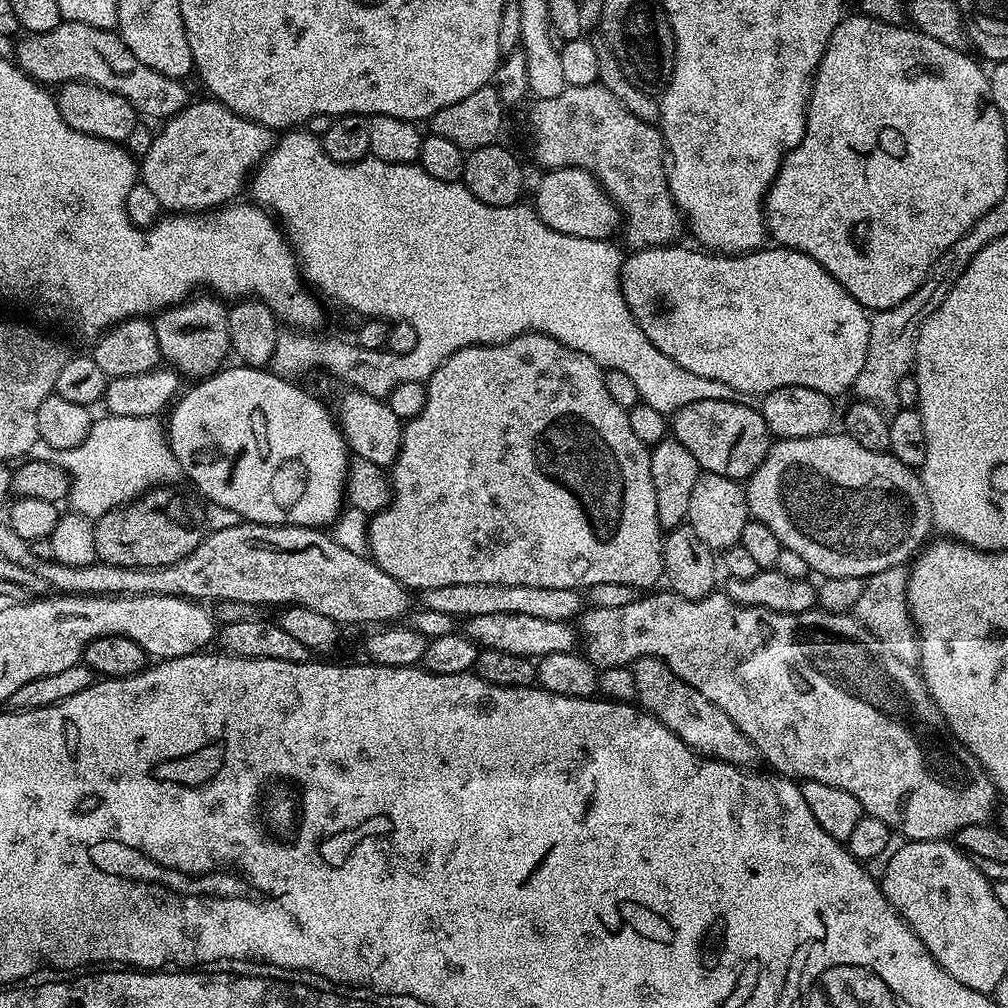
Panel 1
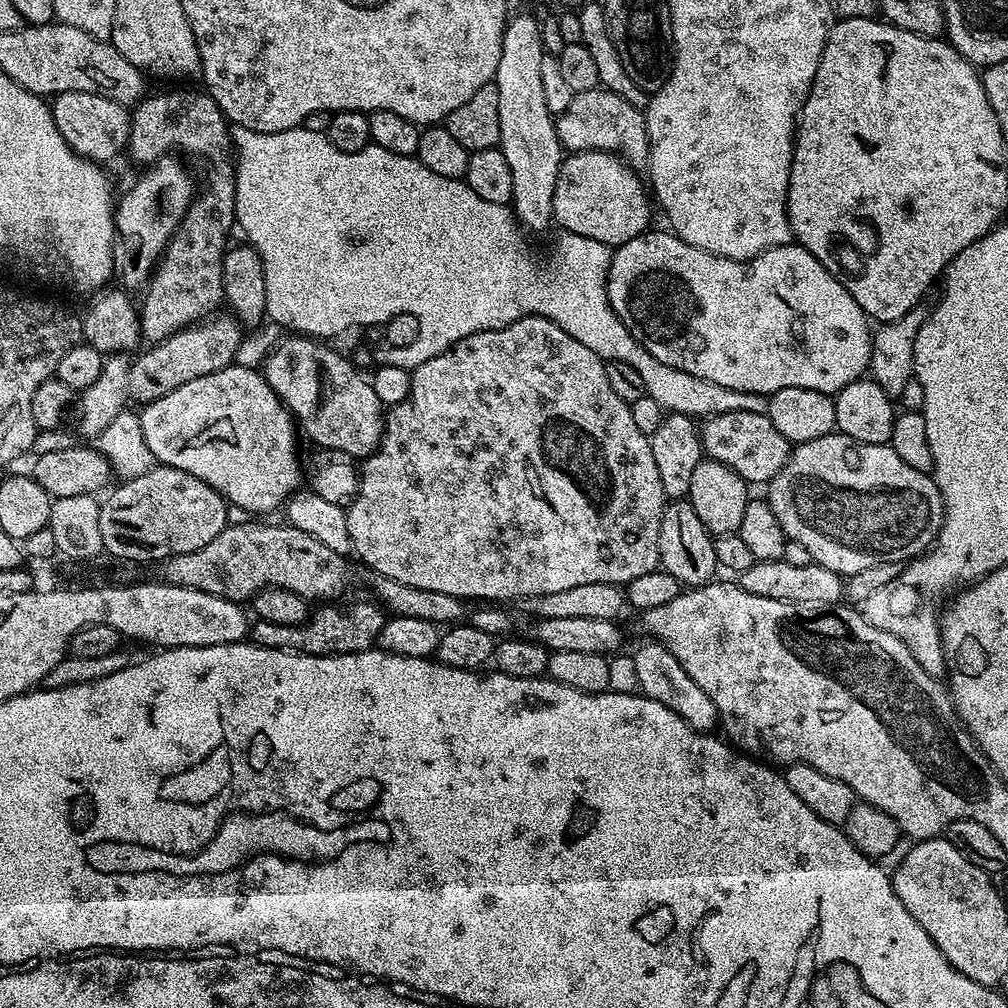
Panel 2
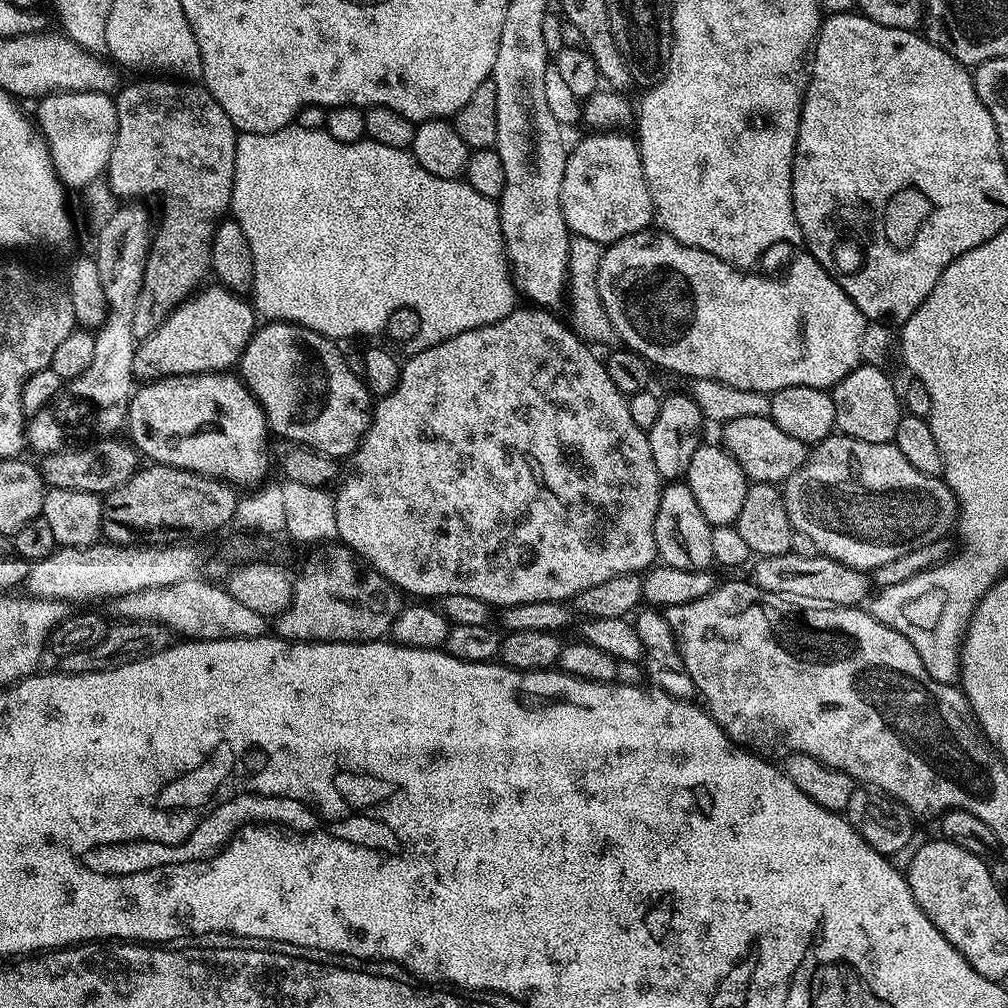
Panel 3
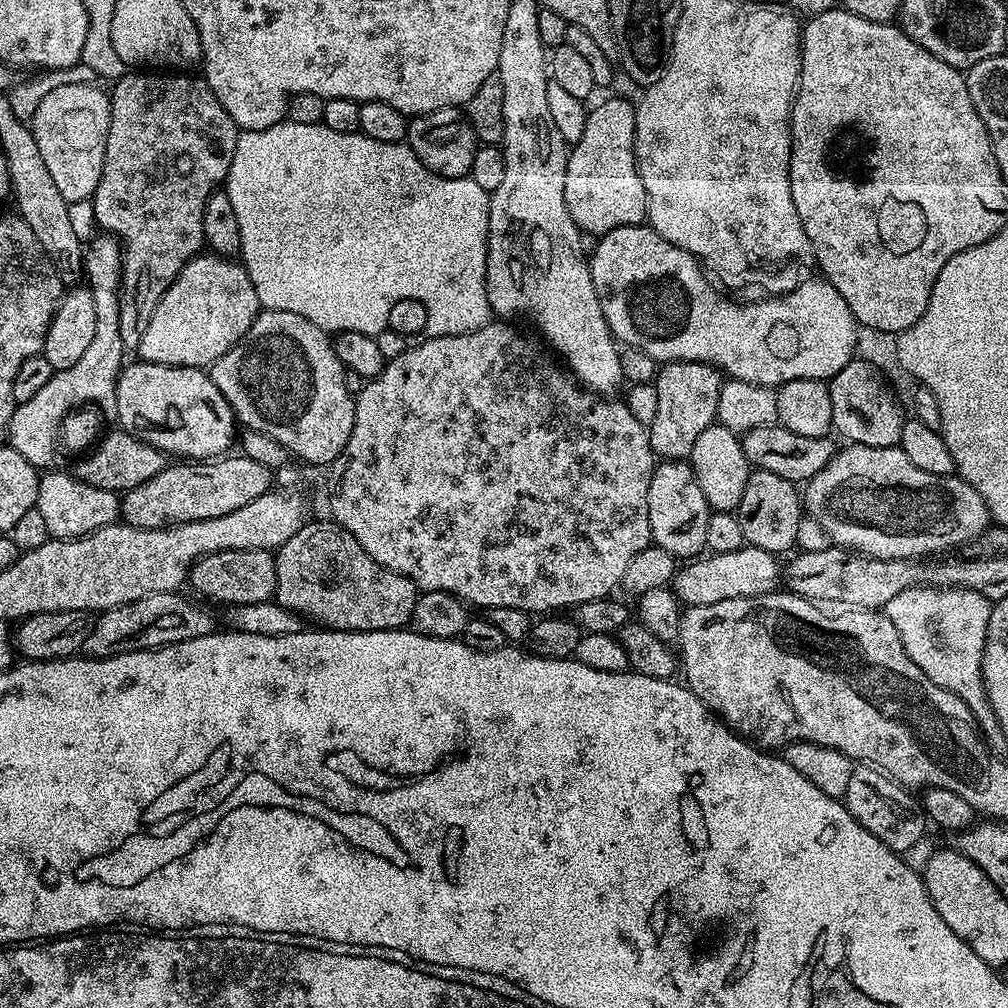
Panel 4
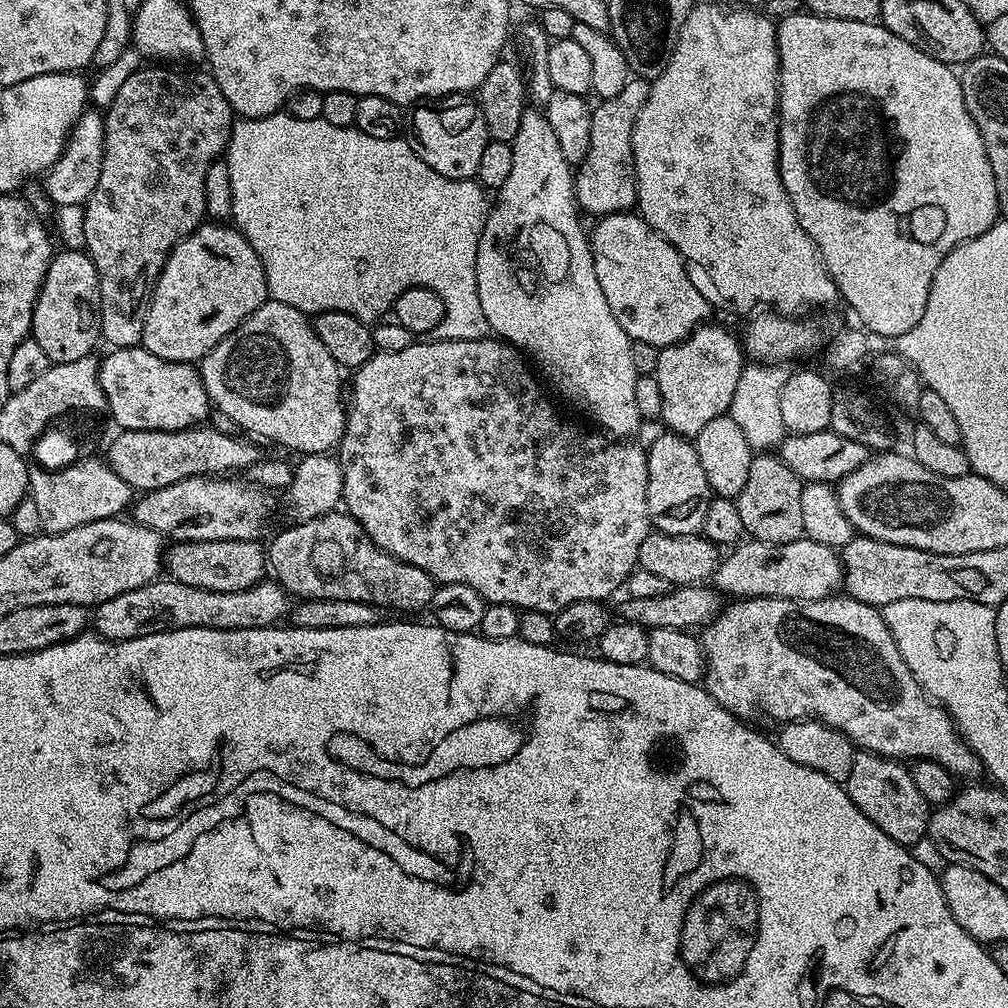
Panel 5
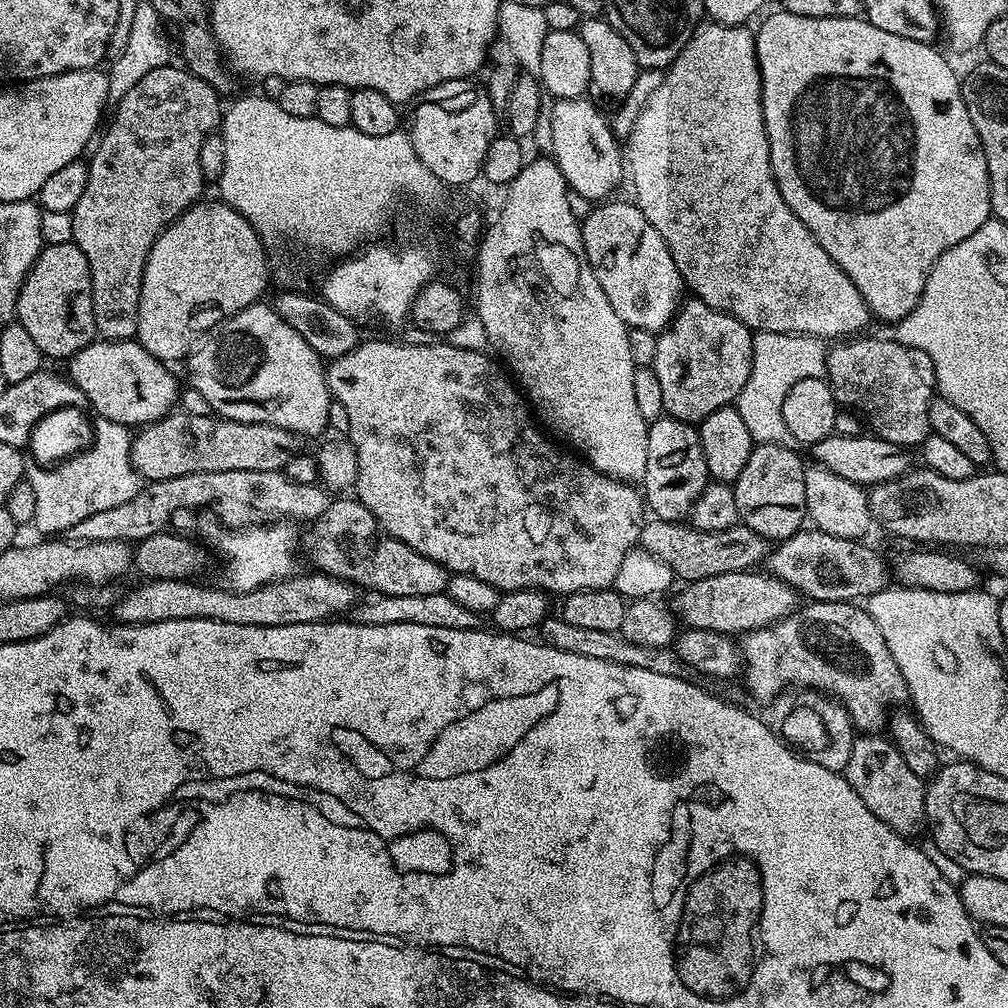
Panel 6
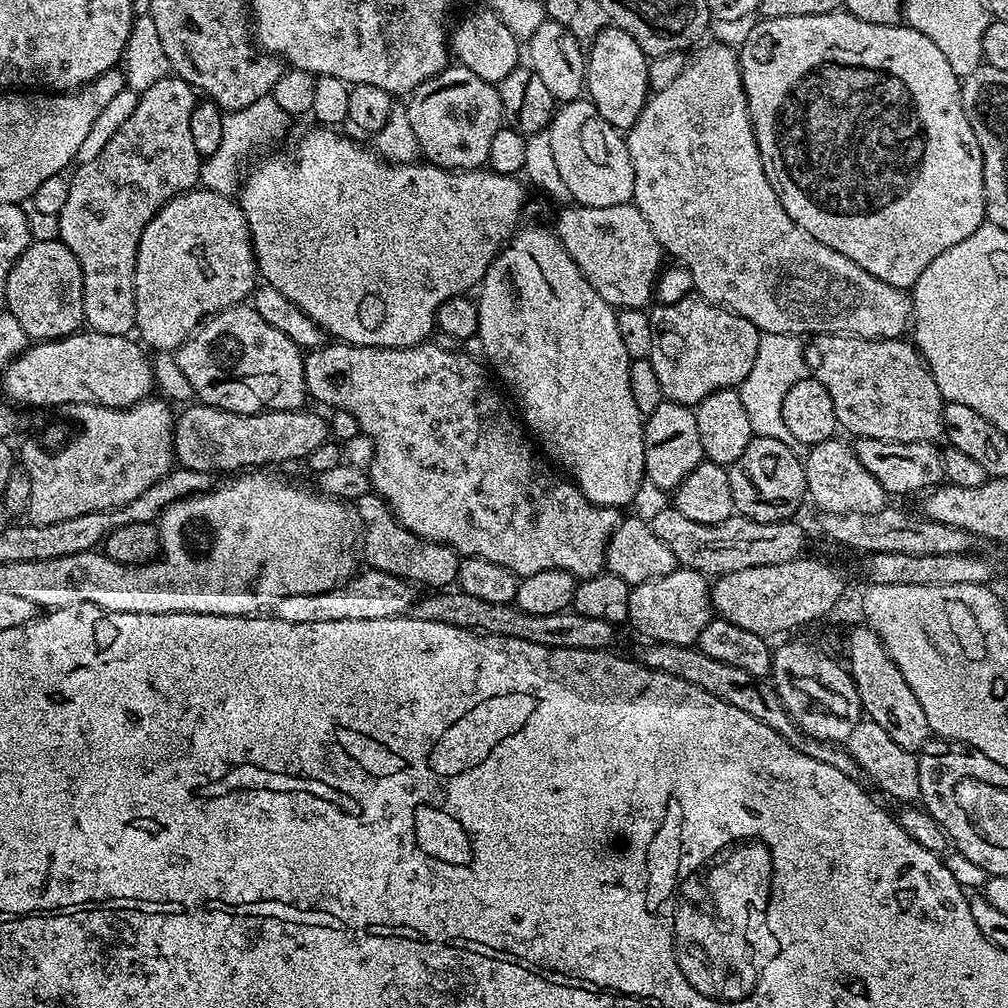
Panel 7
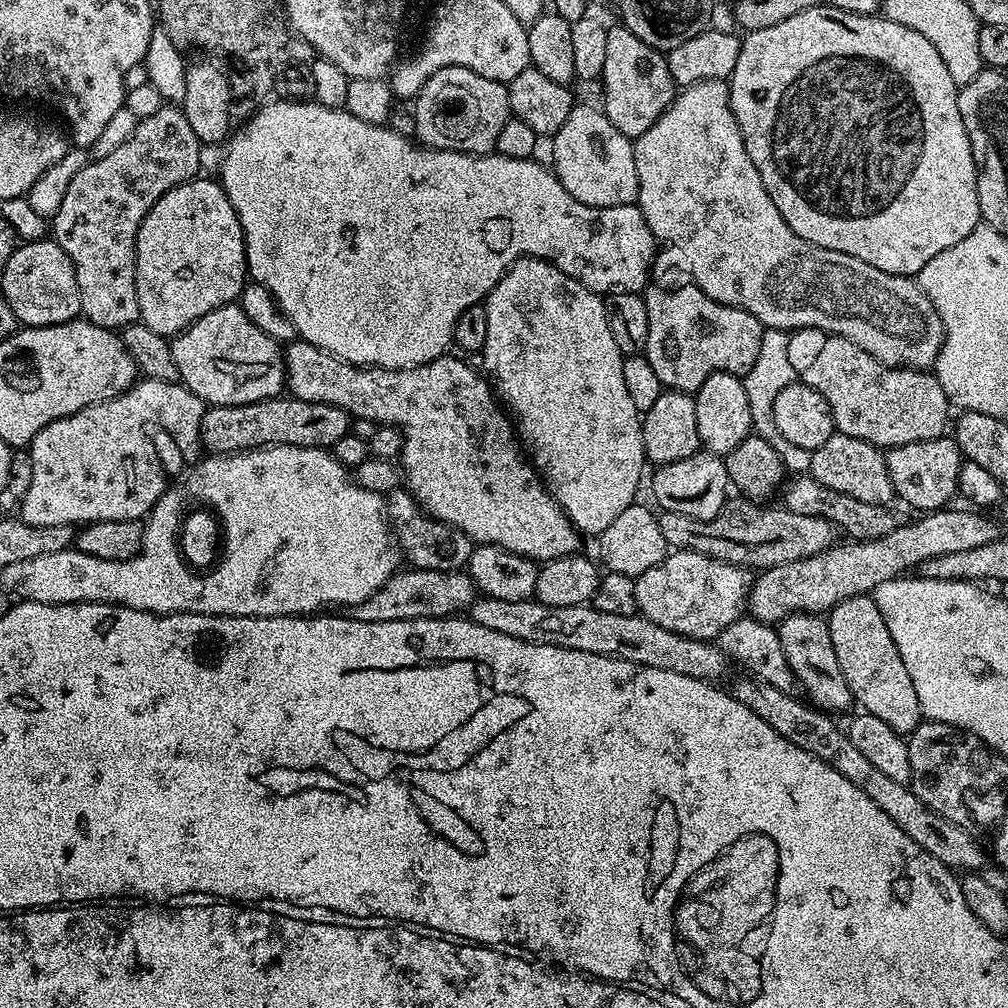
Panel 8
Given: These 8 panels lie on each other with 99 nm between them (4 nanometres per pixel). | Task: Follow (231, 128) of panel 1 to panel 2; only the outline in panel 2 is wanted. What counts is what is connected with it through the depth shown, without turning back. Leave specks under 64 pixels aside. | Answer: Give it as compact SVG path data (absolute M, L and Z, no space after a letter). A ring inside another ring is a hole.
M169 154L161 156L159 160L147 165L144 172L136 180L136 185L125 194L119 197L114 208L116 218L116 235L118 242L112 245L112 267L115 279L121 280L125 289L143 289L149 283L150 273L155 269L159 259L164 254L164 247L167 246L169 238L176 232L186 210L192 205L194 199L194 187L192 188L192 176L184 169L185 161Z

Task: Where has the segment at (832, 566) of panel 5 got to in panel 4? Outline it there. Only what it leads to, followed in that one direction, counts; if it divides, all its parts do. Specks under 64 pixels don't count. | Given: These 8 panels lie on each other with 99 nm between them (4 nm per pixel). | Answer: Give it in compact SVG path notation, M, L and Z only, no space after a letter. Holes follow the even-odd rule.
M752 545L729 554L711 553L699 557L677 571L672 583L676 597L685 607L714 605L729 598L761 596L777 589L780 582L780 564L777 557Z

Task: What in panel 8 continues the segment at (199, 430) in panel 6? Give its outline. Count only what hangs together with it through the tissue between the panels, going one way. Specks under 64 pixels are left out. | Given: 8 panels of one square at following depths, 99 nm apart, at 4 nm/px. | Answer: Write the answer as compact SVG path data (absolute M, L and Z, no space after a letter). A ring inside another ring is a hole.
M273 398L262 402L250 402L238 406L212 406L207 409L200 427L200 443L205 453L229 456L232 452L248 452L251 448L268 448L272 444L282 446L306 446L307 448L331 449L338 438L349 435L350 417L346 410L330 406L326 402L306 402L295 398Z

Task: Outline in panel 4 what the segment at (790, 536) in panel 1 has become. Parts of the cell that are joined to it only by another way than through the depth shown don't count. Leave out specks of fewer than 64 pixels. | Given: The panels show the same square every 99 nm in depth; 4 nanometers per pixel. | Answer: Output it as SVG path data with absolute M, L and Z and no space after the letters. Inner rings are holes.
M848 444L841 447L832 461L803 485L802 504L807 515L814 517L826 530L833 545L883 560L932 558L935 552L944 552L947 548L956 550L967 540L976 540L990 527L988 503L974 486L955 474L939 476L918 470L898 446L879 448Z

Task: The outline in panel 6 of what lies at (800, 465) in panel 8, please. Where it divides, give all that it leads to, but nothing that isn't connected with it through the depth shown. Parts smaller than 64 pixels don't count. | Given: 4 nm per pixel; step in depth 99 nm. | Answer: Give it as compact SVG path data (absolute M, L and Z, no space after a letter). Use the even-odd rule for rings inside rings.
M753 332L750 378L746 378L746 386L742 386L742 394L738 394L734 407L738 410L738 414L742 414L742 422L746 422L746 430L750 430L756 444L797 447L794 434L790 434L782 418L782 402L786 402L786 394L790 394L794 382L802 382L802 378L822 380L827 377L828 349L829 345L819 336L801 336L799 332Z

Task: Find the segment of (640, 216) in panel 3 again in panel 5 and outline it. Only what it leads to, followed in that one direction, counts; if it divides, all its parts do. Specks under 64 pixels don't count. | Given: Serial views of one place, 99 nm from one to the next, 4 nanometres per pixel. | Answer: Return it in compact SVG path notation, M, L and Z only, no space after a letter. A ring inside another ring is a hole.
M643 78L629 79L619 94L614 94L614 98L600 100L592 109L590 146L574 172L576 203L583 211L585 208L592 218L632 212L637 207L632 135L634 122L642 106L646 106L649 87L649 81Z

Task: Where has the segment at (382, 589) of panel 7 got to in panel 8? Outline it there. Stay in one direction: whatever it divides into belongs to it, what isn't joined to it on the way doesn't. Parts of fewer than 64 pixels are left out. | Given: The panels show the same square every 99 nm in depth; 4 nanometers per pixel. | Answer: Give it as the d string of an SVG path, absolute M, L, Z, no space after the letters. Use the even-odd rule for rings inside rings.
M411 566L398 570L366 602L351 605L351 619L358 622L398 622L399 620L439 620L452 618L472 607L478 589L467 571L443 572Z

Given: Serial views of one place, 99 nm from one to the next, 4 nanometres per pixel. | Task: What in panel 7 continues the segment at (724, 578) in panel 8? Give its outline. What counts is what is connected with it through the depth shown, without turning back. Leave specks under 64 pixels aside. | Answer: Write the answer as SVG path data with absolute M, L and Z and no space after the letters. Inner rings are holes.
M677 567L662 578L642 582L632 588L628 624L649 641L695 645L702 630L714 618L709 577L689 568Z

